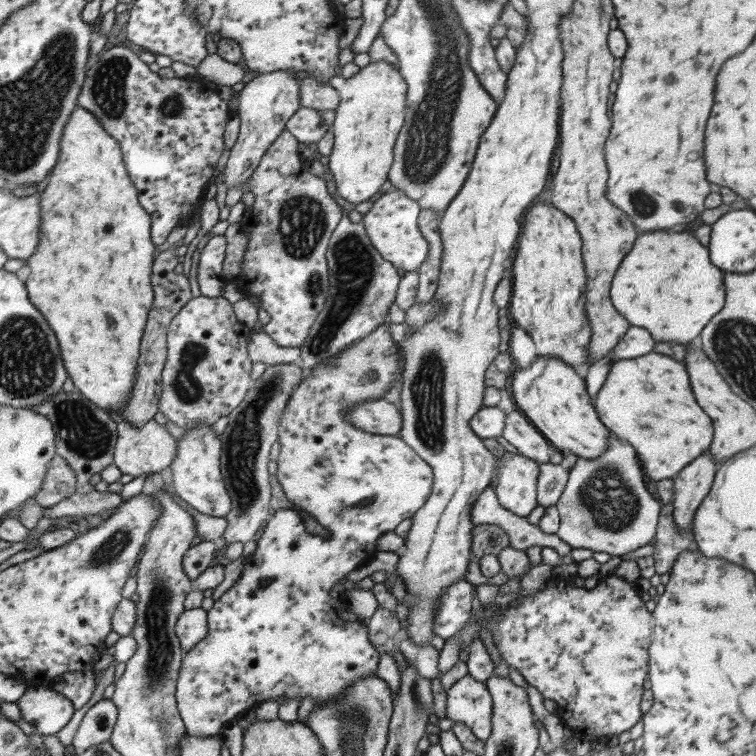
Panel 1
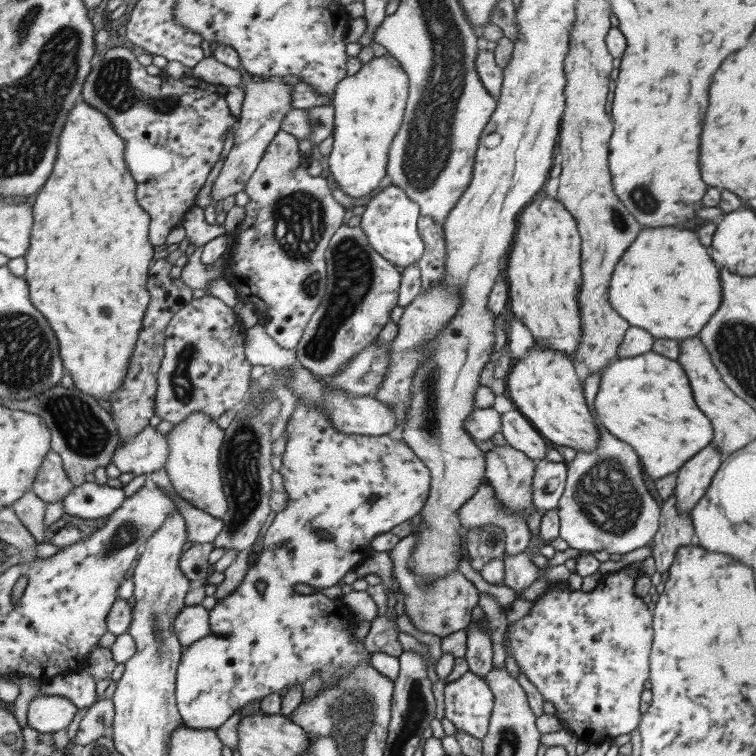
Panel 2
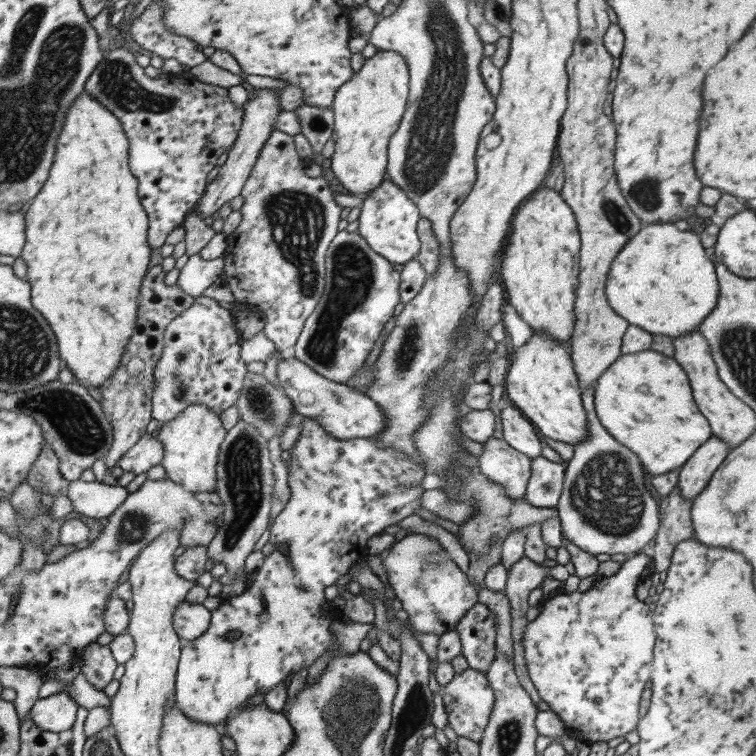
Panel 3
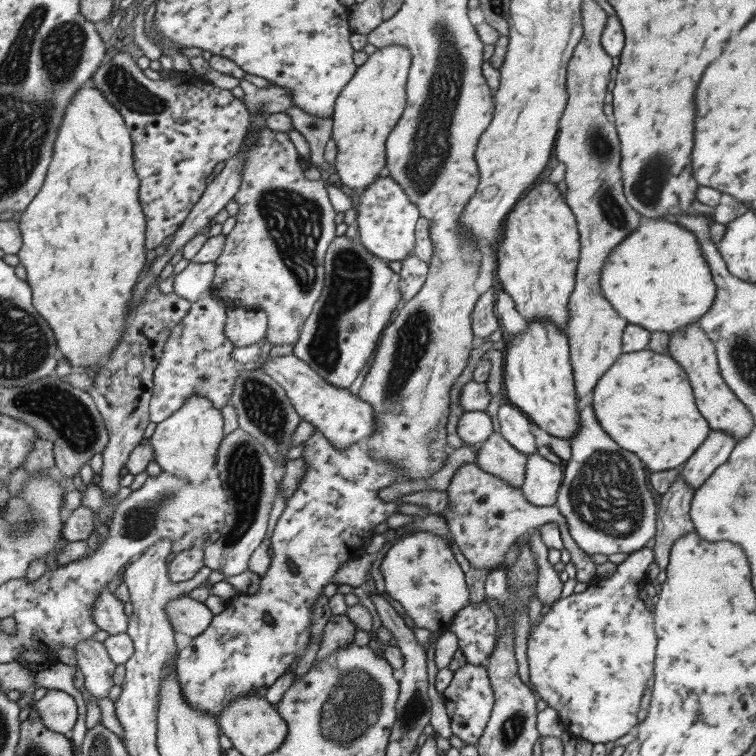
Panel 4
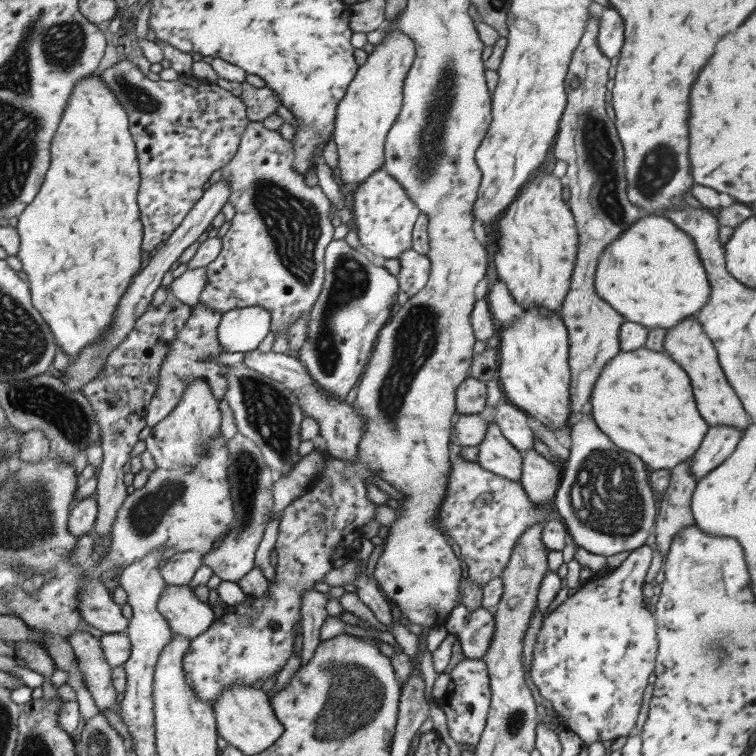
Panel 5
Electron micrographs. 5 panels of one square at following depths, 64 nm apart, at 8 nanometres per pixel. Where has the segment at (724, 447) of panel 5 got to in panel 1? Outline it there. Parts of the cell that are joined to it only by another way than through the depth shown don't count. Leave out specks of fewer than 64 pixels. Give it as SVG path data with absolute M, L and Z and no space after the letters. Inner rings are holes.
M711 452L689 462L674 479L673 517L681 529L691 528L694 513L710 492L717 467Z

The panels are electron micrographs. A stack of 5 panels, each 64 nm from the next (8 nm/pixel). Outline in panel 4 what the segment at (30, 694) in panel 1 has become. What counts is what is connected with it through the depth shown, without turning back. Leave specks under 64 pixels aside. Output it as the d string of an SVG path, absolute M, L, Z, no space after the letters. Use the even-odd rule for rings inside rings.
M48 689L45 695L37 697L36 709L40 711L43 723L54 732L64 734L74 728L78 720L78 706L71 694L62 690Z

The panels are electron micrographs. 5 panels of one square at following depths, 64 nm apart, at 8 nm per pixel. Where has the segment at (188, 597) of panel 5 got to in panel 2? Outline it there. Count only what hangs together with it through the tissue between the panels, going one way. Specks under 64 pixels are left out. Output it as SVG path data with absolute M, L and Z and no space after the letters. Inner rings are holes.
M202 605L185 606L178 614L173 628L183 648L210 634L209 612Z

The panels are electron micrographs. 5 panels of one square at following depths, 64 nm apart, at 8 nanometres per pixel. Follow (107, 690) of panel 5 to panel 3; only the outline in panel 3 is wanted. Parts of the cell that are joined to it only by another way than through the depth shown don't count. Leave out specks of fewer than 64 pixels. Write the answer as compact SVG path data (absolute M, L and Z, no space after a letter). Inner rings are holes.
M90 644L81 652L81 672L96 689L103 691L112 682L117 662L108 645Z

